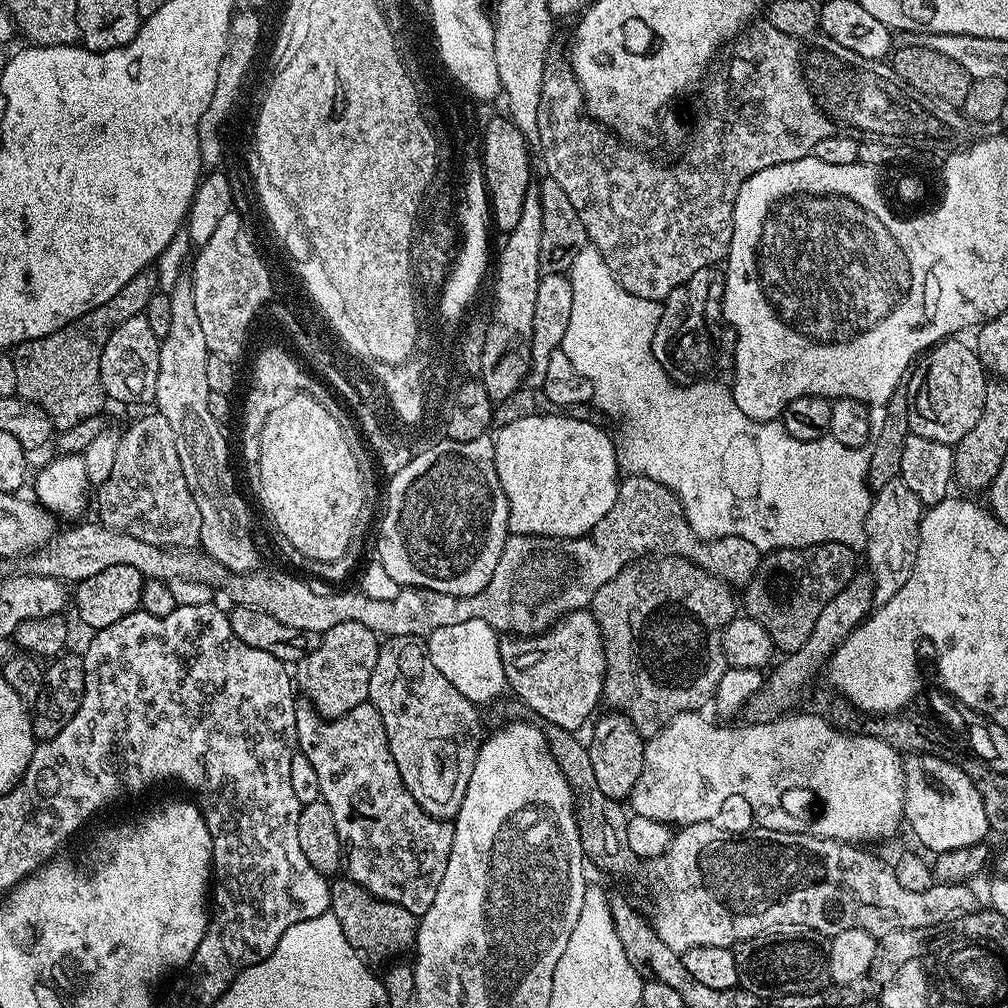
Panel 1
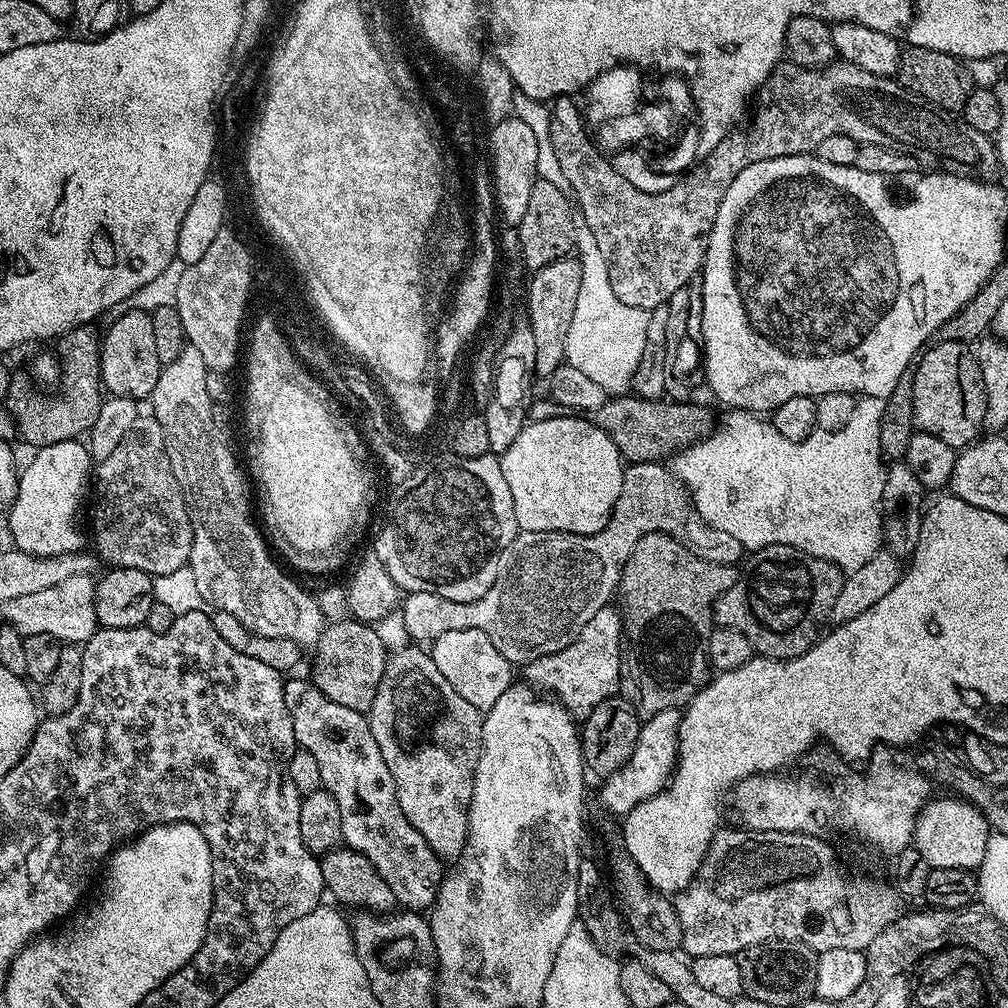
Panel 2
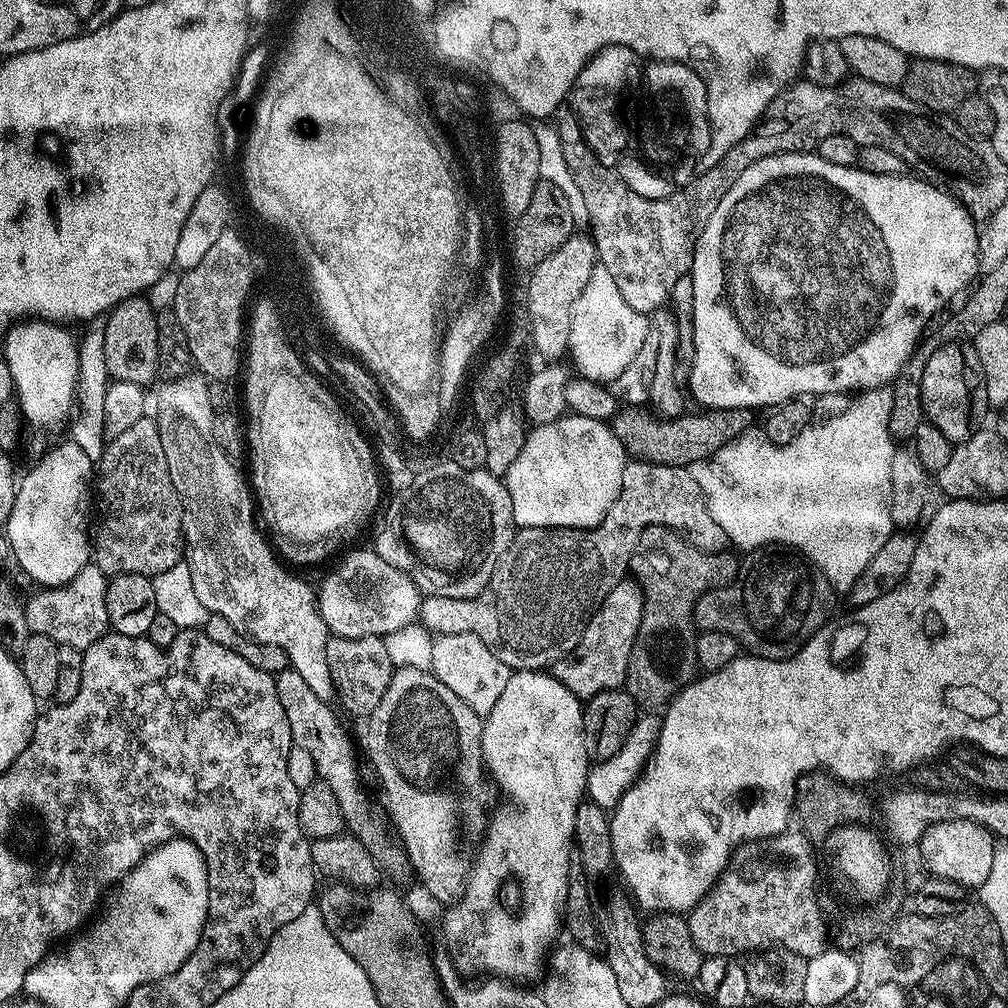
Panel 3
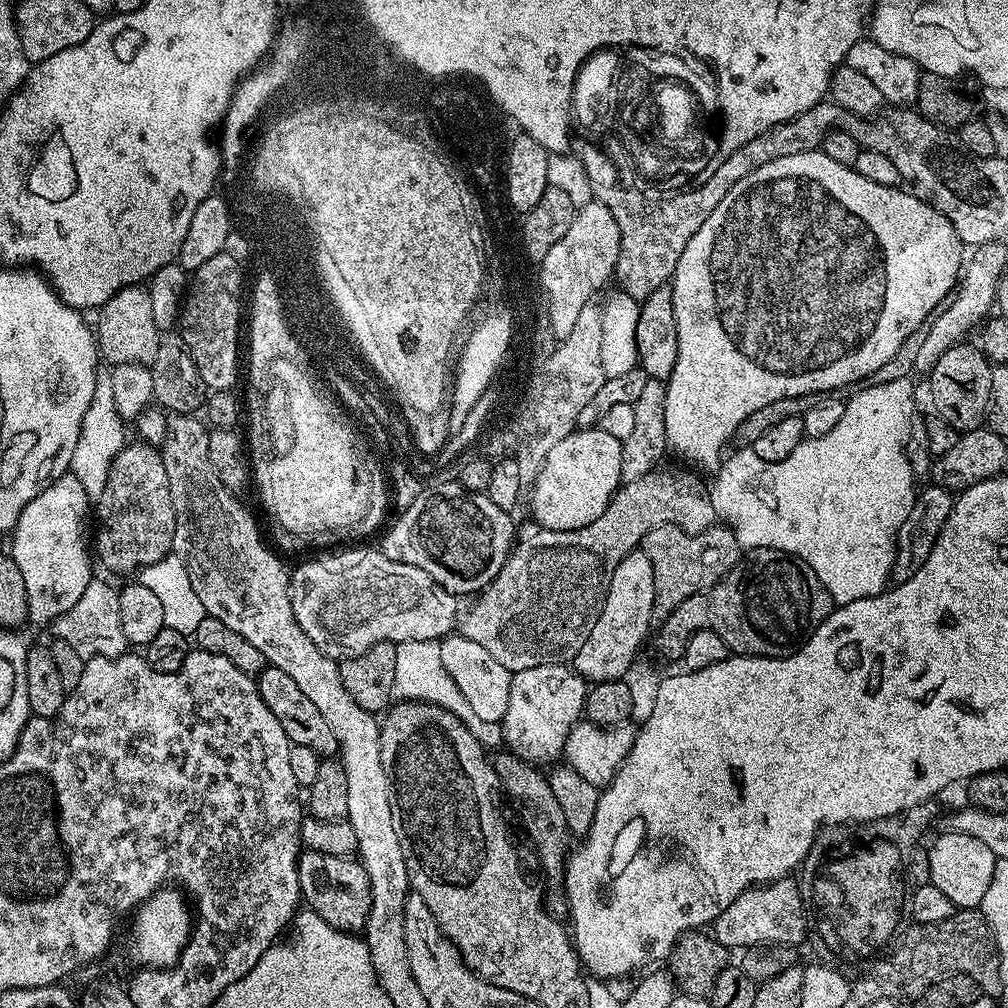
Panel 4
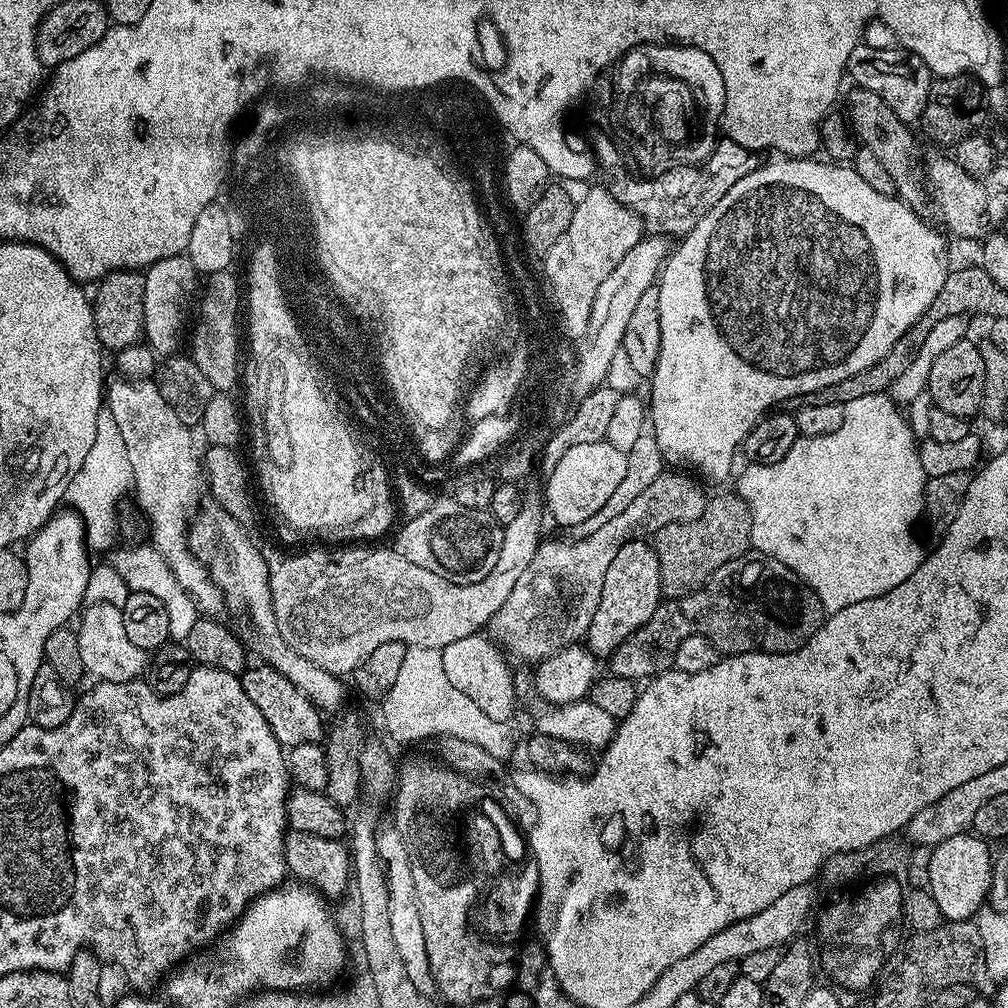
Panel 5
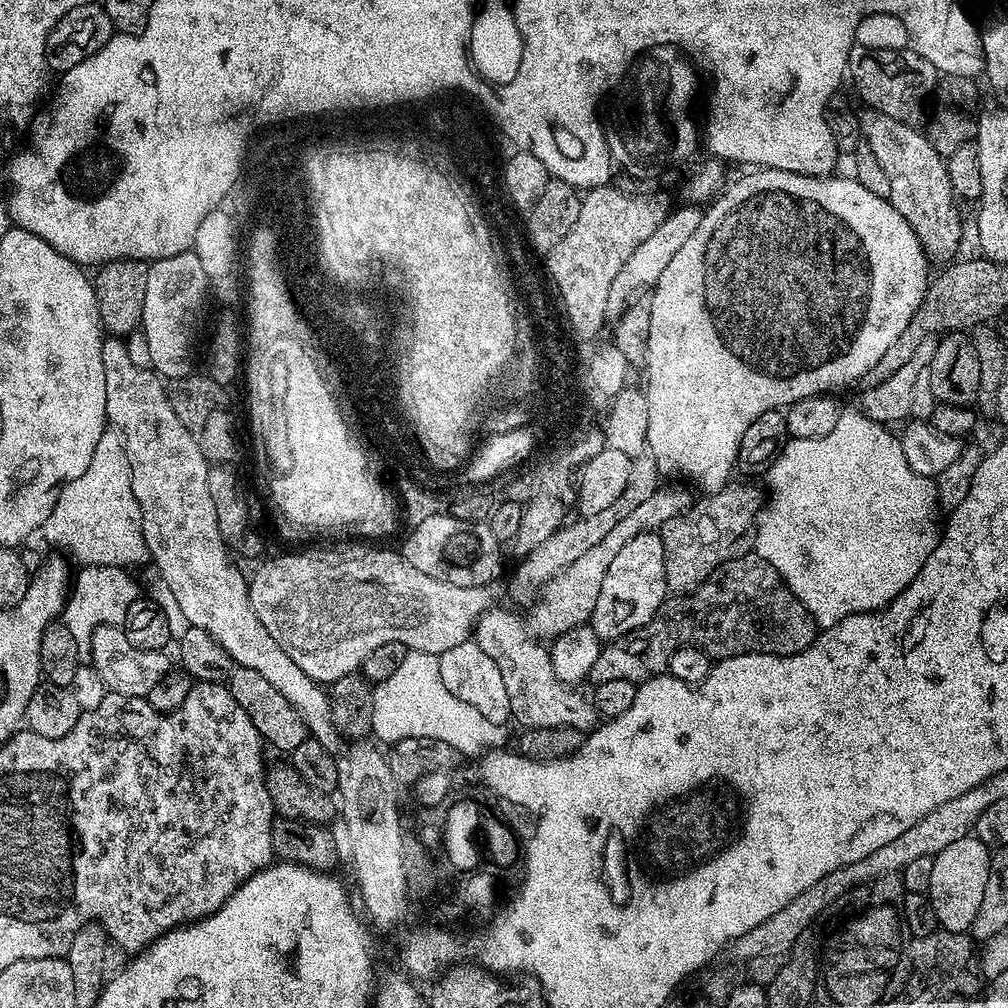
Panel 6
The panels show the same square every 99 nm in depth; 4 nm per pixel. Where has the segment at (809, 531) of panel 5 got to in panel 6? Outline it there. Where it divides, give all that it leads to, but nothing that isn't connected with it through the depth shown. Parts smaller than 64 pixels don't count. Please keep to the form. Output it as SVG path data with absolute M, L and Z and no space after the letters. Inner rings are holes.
M844 410L841 411L838 426L834 426L834 430L830 430L830 434L826 434L822 438L789 439L788 443L784 445L784 451L766 469L768 492L772 497L769 500L767 497L766 507L758 517L754 541L755 555L770 562L770 566L774 566L774 570L778 570L784 583L798 598L798 602L802 602L802 606L806 606L806 610L813 616L821 629L834 626L847 616L863 612L878 612L885 608L890 601L898 598L898 594L902 594L902 590L906 590L910 586L910 582L916 577L918 570L922 570L926 558L930 558L930 554L936 549L938 505L933 481L927 476L919 476L914 474L914 470L910 470L910 462L906 462L906 454L902 454L899 439L895 435L891 436L887 430L889 429L883 423L872 420L863 411L848 412L848 410Z

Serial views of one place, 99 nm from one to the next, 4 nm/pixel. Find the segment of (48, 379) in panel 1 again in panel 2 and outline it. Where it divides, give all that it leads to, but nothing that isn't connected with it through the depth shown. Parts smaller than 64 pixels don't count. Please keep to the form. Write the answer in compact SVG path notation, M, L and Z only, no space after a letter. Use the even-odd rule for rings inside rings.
M92 326L72 328L59 337L60 354L58 352L58 360L62 367L59 369L58 387L55 389L57 392L49 400L42 393L36 392L35 386L32 385L33 377L27 371L25 373L19 372L19 370L13 371L10 390L2 397L2 404L3 407L8 409L8 413L16 424L19 439L22 438L30 445L30 448L45 448L56 442L75 440L87 435L88 431L93 428L102 403L102 395L100 396L100 392L102 393L102 381L100 379L100 346L102 340L98 332L96 336L94 329L95 327Z

